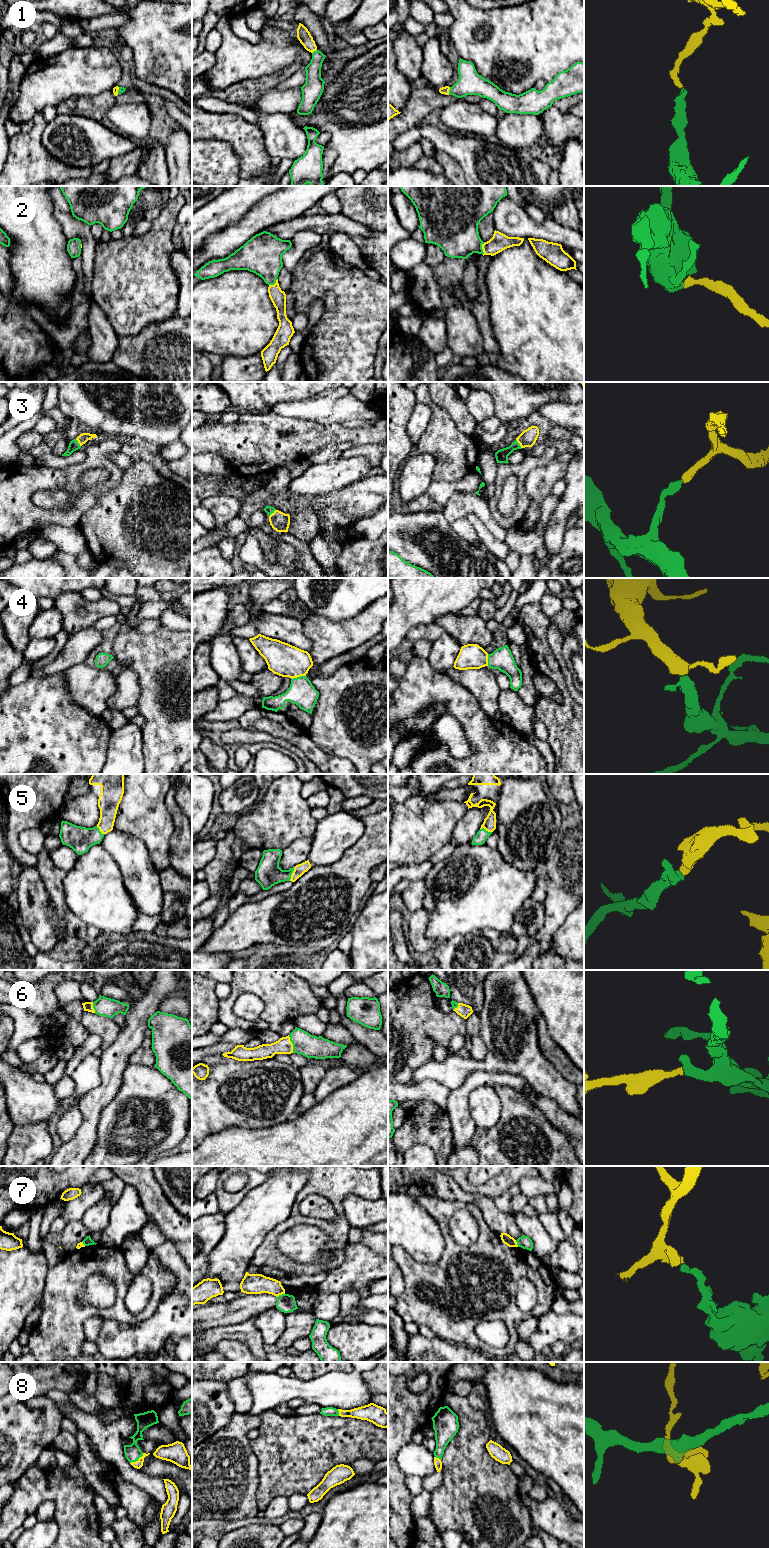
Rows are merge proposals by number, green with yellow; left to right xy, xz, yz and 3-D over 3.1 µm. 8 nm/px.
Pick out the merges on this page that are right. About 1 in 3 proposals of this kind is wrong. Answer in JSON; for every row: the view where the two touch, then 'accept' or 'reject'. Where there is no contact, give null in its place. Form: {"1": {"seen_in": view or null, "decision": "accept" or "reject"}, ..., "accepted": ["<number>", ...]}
{"1": {"seen_in": "yz", "decision": "accept"}, "2": {"seen_in": "yz", "decision": "accept"}, "3": {"seen_in": "yz", "decision": "accept"}, "4": {"seen_in": "xz", "decision": "accept"}, "5": {"seen_in": "xz", "decision": "accept"}, "6": {"seen_in": "xz", "decision": "accept"}, "7": {"seen_in": "xz", "decision": "reject"}, "8": {"seen_in": "xy", "decision": "accept"}, "accepted": ["1", "2", "3", "4", "5", "6", "8"]}

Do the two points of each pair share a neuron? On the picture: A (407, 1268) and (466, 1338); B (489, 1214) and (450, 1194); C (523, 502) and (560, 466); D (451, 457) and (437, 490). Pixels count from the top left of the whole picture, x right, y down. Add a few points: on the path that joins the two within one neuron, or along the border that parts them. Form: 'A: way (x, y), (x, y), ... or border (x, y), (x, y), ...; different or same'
A: way (412, 1288), (421, 1303), (434, 1306), (446, 1318); same
B: way (482, 1204), (476, 1198), (460, 1195); same
C: border (529, 472), (524, 482), (529, 506), (521, 518); different
D: border (464, 476), (457, 481), (433, 480); different

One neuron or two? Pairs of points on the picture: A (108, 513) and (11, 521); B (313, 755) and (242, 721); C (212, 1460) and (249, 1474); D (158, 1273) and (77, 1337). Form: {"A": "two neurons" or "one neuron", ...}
{"A": "two neurons", "B": "one neuron", "C": "one neuron", "D": "one neuron"}

